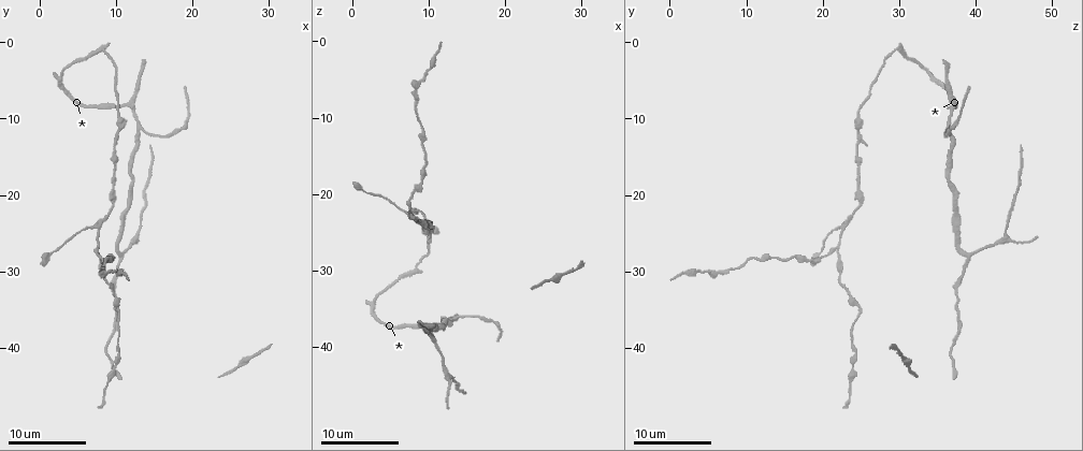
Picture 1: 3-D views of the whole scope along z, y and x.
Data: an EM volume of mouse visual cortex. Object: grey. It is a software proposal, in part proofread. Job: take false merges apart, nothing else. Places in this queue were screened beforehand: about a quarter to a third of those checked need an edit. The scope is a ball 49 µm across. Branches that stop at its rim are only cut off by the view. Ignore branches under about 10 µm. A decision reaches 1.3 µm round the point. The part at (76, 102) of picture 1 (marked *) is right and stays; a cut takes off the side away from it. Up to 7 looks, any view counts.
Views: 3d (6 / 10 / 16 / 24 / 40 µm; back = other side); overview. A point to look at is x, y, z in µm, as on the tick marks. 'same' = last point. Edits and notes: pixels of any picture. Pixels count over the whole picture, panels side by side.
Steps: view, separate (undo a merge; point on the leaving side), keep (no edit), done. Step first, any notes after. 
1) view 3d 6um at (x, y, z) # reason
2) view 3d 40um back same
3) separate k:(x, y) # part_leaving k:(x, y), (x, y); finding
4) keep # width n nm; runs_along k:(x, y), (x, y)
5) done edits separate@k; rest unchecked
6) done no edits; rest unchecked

view 3d 10um at (7.5, 27.0, 22.0) # branch point

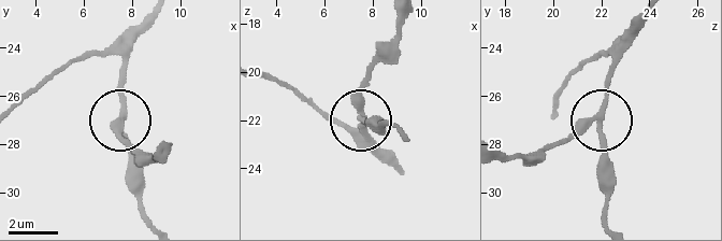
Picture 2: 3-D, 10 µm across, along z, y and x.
keep # runs_along 2:(646, 22), (625, 46), (605, 96), (598, 139), (605, 193); one cell here

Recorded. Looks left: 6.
view 3d 16um at (9.5, 21.0, 25.0) # three arms meet

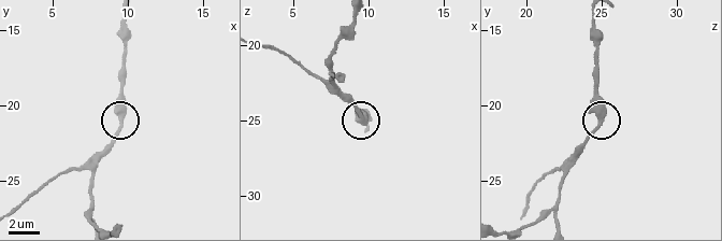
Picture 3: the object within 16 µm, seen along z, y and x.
keep # width 320 nm; runs_along 3:(593, 17), (600, 126), (579, 147); all the same cell

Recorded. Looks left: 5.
view 3d 10um at (11.0, 28.0, 39.5) # arms part here

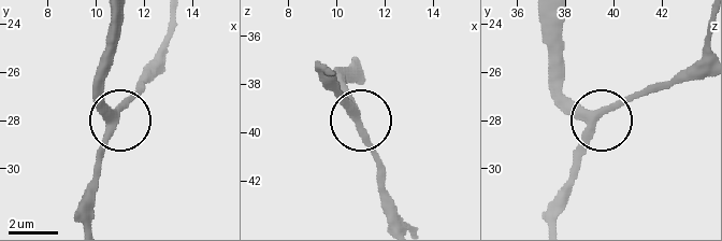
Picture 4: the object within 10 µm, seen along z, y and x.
keep # side_arm 19 um; arms 3; all the same cell

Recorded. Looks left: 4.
view 3d 10um at (10.5, 40.5, 24.0) # thick turns thin

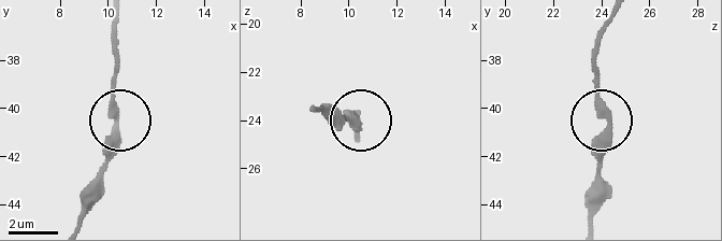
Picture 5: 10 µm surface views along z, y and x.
keep # width 250 nm; continuous, no second cell

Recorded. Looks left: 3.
done no edits; rest unchecked

